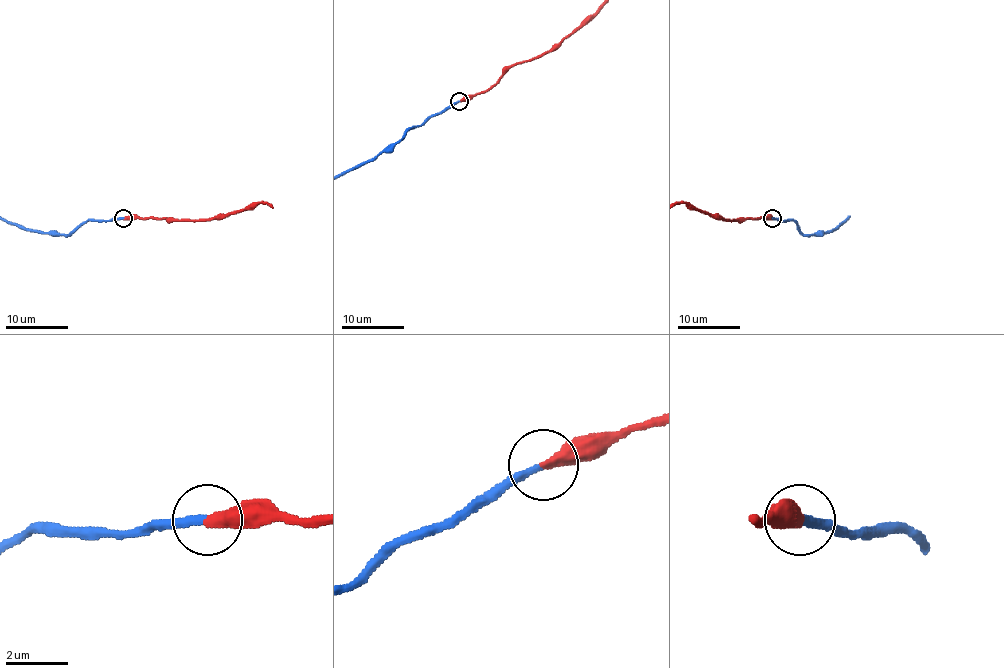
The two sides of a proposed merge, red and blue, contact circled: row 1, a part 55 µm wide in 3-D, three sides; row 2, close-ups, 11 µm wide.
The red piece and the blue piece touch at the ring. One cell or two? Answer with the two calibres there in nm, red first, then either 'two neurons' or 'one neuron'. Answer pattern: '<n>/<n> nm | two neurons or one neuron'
400/240 nm | one neuron

